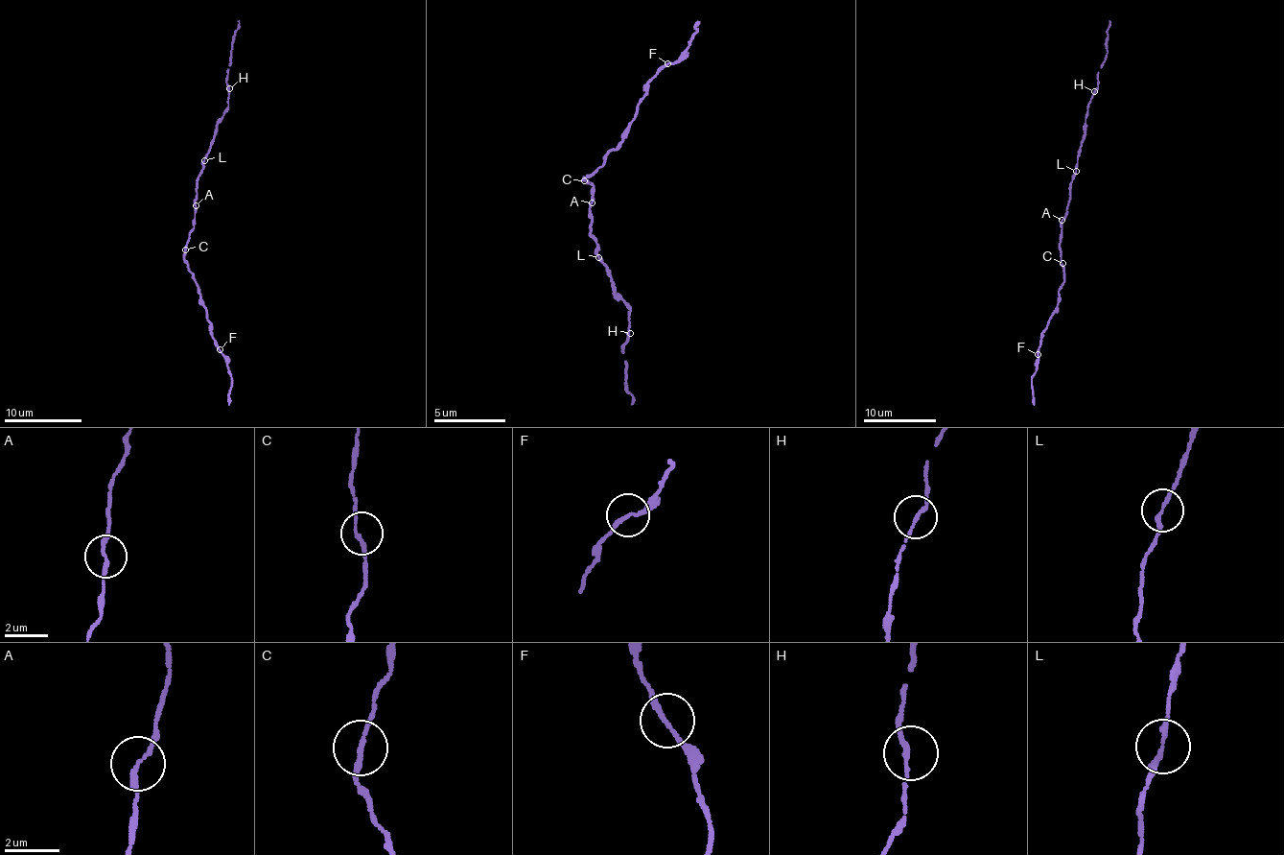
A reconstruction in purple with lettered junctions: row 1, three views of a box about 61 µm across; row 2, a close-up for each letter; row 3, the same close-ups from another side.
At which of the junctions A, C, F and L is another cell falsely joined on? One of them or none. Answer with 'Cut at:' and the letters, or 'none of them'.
Cut at: none of them

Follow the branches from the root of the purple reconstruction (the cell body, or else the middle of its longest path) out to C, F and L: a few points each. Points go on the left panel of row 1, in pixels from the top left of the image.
C: (195, 210), (193, 229), (185, 249)
F: (195, 210), (184, 263), (196, 279), (199, 304), (206, 308), (209, 333), (220, 348)
L: (195, 210), (198, 176), (204, 160)

